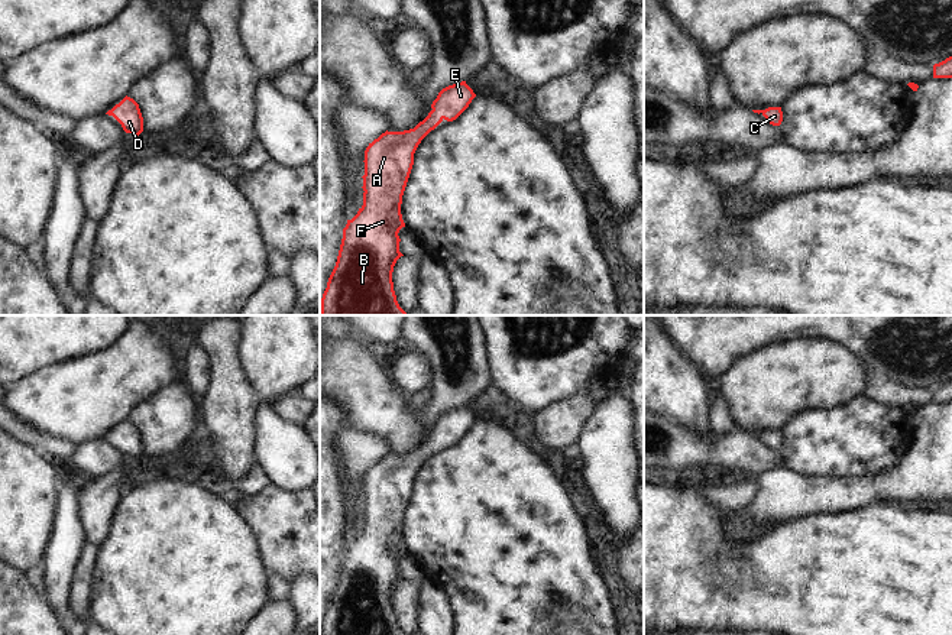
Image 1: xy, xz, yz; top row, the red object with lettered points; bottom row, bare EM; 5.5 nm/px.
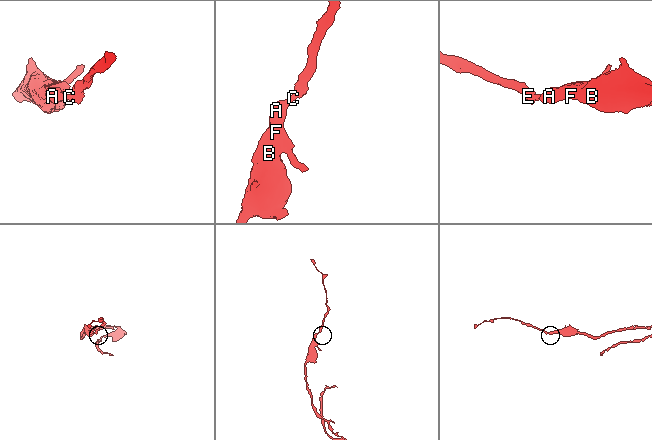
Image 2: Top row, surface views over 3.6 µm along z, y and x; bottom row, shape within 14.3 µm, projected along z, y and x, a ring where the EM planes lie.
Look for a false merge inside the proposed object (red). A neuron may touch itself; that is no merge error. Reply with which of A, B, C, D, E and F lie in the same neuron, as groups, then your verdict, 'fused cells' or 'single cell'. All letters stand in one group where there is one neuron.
A B C D E F; single cell

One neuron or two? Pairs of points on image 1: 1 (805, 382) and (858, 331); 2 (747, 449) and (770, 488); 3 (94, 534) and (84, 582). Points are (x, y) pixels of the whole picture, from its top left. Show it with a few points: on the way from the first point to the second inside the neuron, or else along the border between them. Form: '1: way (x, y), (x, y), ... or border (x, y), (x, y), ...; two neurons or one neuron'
1: border (810, 337), (842, 343), (863, 362), (865, 371); two neurons
2: border (782, 465), (766, 470), (758, 478); two neurons
3: border (87, 541), (97, 547); two neurons

